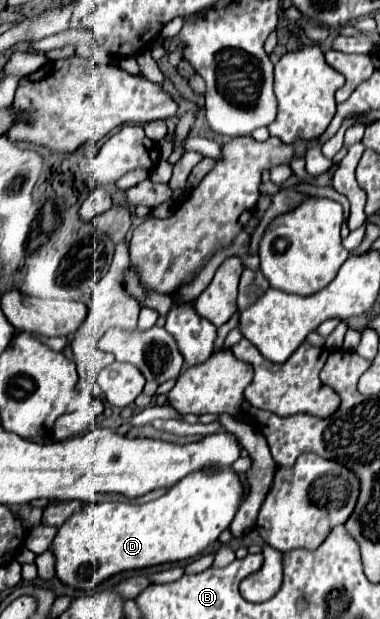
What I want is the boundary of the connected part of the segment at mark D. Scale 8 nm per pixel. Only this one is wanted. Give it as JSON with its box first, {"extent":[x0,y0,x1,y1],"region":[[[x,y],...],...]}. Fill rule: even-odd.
{"extent":[50,467,244,591],"region":[[[228,467],[212,475],[194,471],[166,495],[150,503],[104,501],[84,505],[66,519],[50,545],[56,559],[56,577],[78,591],[94,591],[106,579],[132,569],[186,561],[212,545],[230,527],[244,497],[238,475]]]}

